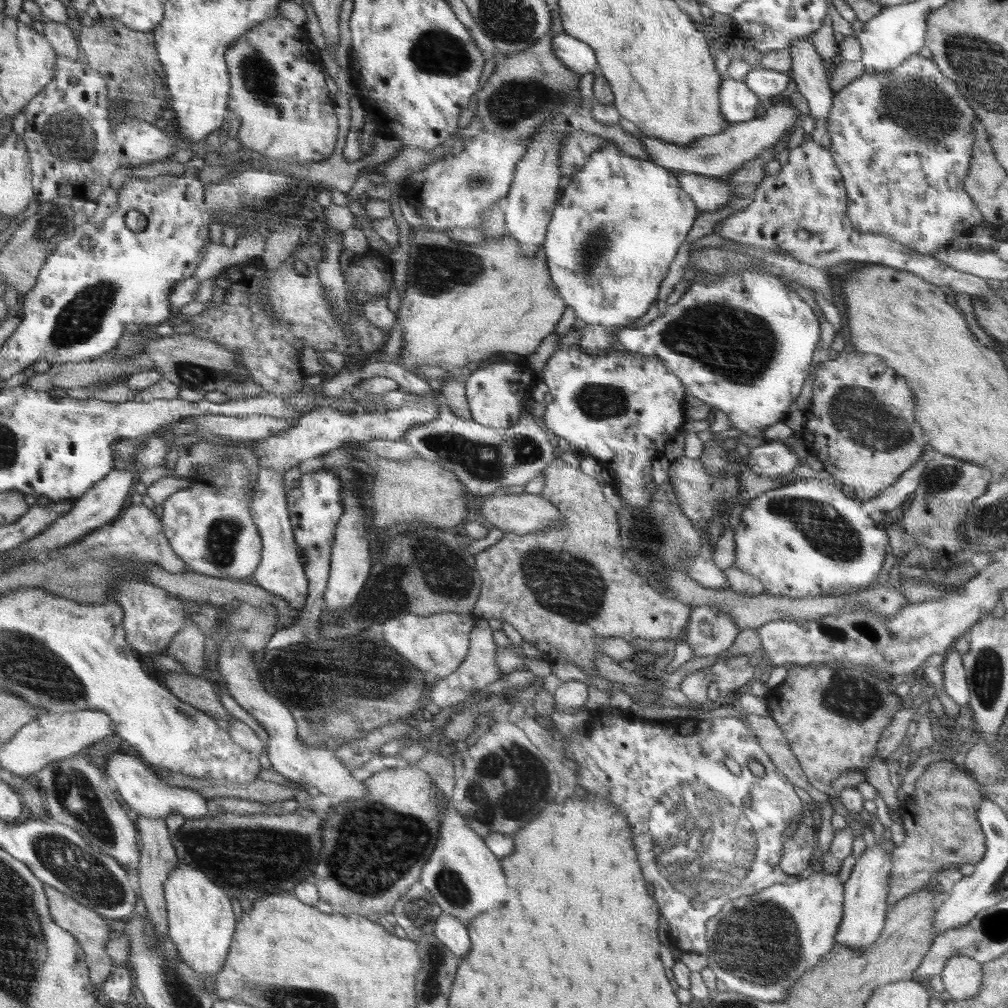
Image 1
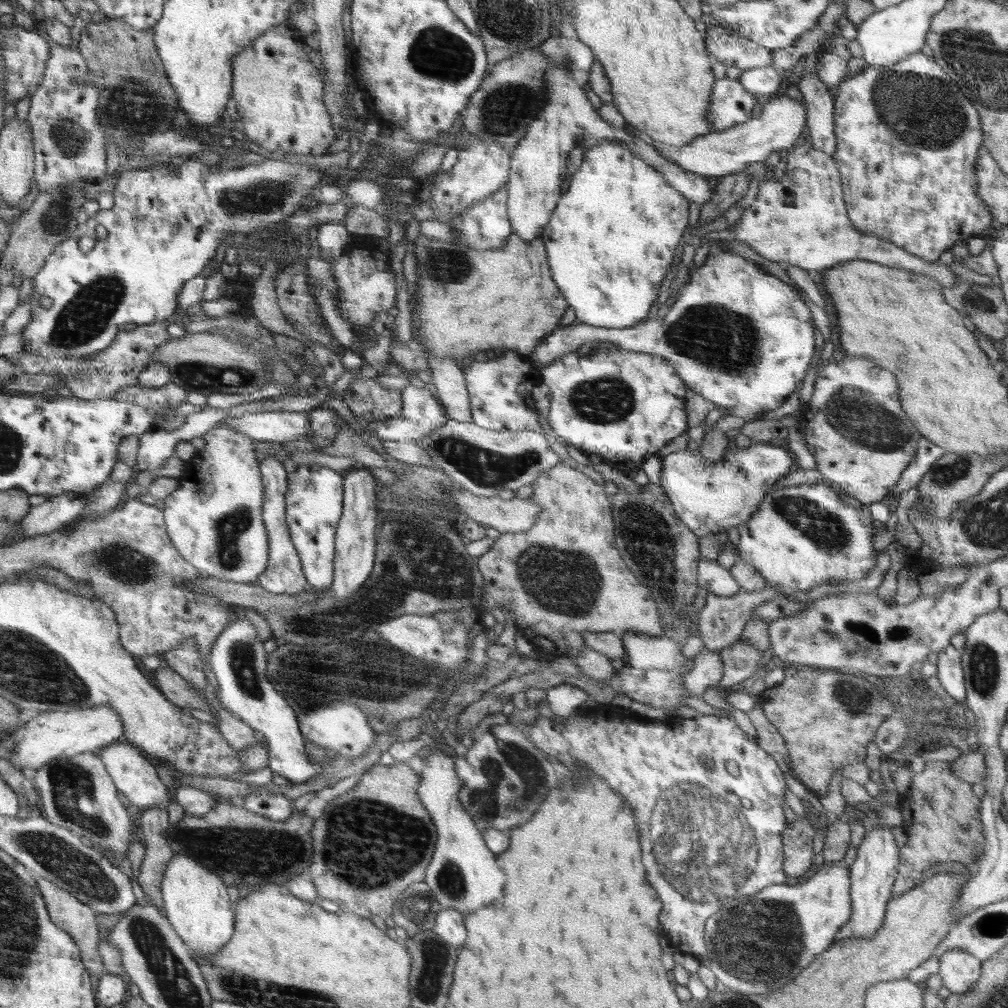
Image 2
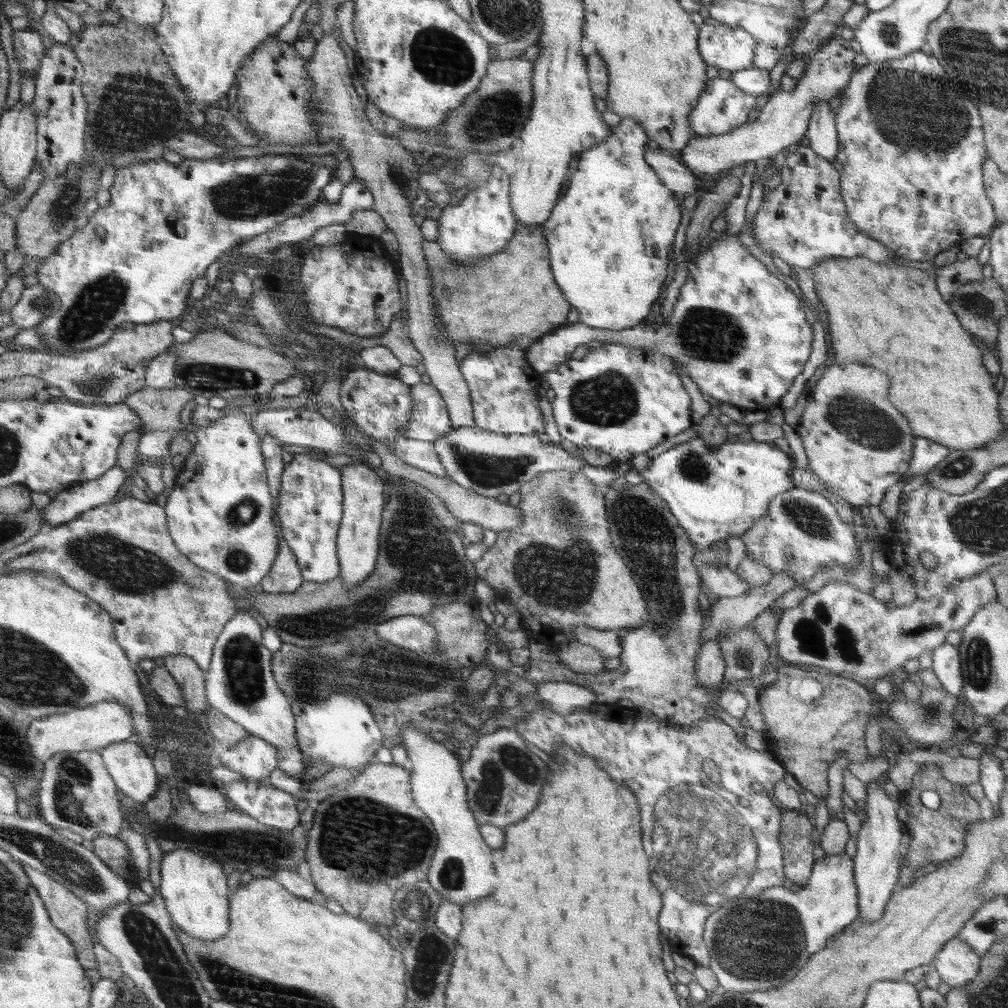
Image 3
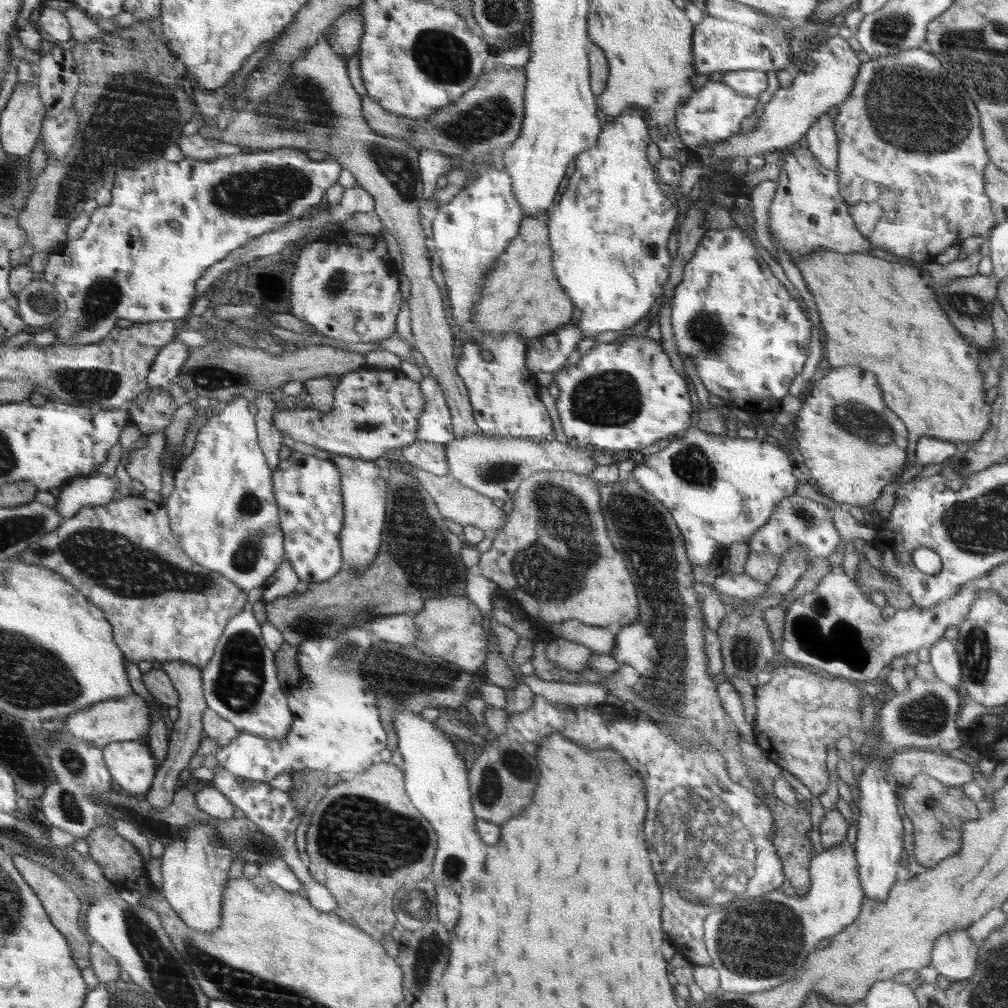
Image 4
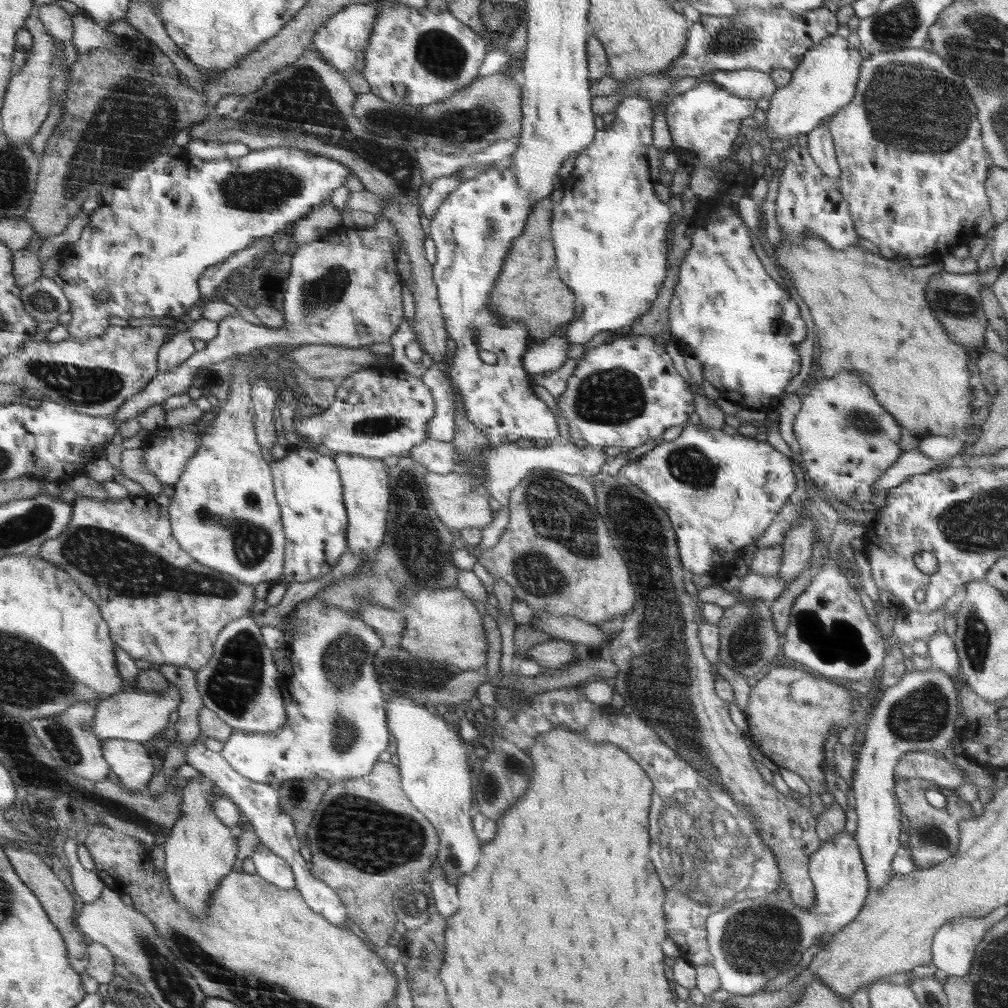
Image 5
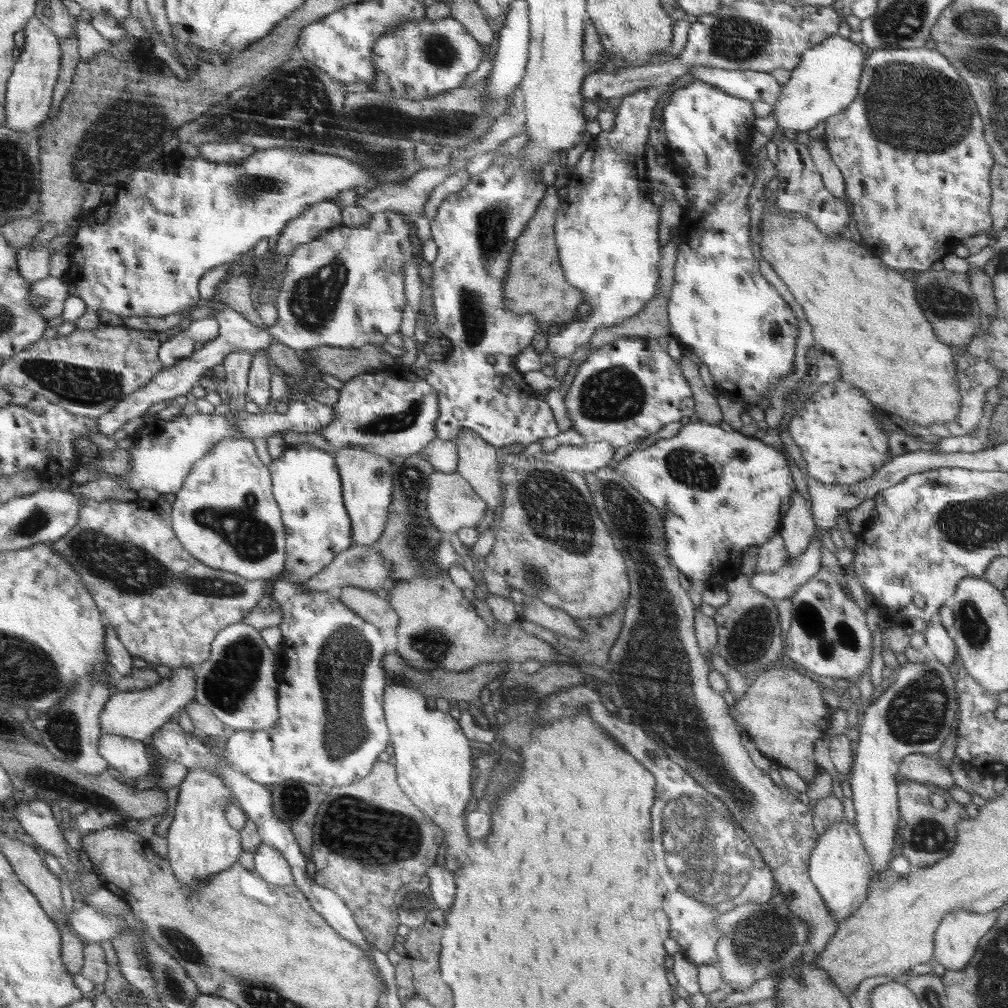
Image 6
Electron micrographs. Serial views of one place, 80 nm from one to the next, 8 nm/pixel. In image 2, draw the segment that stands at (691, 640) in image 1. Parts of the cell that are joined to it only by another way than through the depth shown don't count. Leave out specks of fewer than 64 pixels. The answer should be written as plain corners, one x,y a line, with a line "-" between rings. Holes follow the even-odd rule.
764,587
759,591
742,591
740,590
731,597
721,597
712,593
705,596
706,604
700,612
695,614
694,632
699,635
706,650
710,650
712,654
719,653
722,649
734,645
740,636
744,625
753,616
753,610
758,608
765,600
772,600
780,592
776,587

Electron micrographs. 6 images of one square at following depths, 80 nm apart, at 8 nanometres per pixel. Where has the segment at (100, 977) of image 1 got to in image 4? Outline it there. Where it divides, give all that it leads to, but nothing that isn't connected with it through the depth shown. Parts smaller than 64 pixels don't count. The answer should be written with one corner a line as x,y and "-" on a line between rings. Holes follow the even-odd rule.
11,855
19,873
26,879
28,886
32,887
35,894
43,901
48,914
51,916
51,923
68,938
74,961
80,970
91,966
91,948
88,936
80,930
80,908
81,900
77,894
68,886
64,880
55,875
49,868
43,867
40,863
34,862
25,856

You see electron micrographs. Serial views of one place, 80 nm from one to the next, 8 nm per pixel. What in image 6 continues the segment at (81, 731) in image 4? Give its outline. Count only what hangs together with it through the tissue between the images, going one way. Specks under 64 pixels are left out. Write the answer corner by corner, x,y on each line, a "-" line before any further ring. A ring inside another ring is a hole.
194,668
174,669
170,678
162,679
160,684
149,689
126,692
113,691
110,701
102,713
102,733
135,738
142,741
156,733
171,720
171,716
195,701
196,682

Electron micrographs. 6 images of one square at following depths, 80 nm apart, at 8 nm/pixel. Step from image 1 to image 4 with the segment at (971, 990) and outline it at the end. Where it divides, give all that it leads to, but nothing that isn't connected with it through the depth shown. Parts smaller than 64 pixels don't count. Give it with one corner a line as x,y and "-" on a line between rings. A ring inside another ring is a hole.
966,929
952,930
935,940
930,965
953,982
966,980
976,972
978,946

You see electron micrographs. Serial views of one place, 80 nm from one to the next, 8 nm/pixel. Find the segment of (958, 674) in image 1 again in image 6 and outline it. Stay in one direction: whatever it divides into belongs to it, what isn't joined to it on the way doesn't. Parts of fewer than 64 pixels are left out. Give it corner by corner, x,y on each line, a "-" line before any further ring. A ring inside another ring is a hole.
934,618
929,621
929,625
925,628
924,637
927,646
932,651
932,658
936,658
942,666
950,668
957,655
952,633
946,630
938,618

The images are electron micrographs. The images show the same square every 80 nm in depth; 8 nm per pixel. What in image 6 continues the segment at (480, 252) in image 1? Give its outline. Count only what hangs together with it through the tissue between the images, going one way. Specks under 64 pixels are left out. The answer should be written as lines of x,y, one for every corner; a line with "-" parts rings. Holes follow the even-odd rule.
584,141
568,148
564,158
564,168
559,171
554,184
546,186
544,199
537,206
523,235
516,239
515,252
511,256
510,272
507,274
506,282
506,298
508,298
506,307
516,314
534,315
539,320
539,330
536,336
540,338
536,338
536,342
531,342
531,346
538,352
546,348
546,338
542,336
546,336
546,330
550,326
548,322
564,324
564,320
572,320
578,306
582,304
582,292
576,290
572,283
567,281
566,272
558,258
559,247
555,241
555,223
559,209
562,208
558,191
568,185
570,170
578,163
586,149
587,142

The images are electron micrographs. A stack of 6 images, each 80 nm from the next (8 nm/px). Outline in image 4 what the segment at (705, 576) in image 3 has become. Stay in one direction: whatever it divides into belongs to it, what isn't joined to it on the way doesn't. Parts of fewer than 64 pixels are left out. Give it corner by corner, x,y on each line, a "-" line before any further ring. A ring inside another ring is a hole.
727,571
716,578
713,586
718,594
722,593
736,598
748,599
765,594
768,582
757,581
746,573
732,574

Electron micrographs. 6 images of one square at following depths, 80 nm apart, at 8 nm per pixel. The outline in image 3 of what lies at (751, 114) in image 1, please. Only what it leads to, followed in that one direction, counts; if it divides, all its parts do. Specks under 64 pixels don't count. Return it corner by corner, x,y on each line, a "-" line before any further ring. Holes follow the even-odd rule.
716,77
708,80
707,85
696,101
694,110
687,120
693,132
691,140
694,140
696,137
726,134
738,128
741,124
748,122
748,112
755,105
756,97
736,88
736,85
730,79

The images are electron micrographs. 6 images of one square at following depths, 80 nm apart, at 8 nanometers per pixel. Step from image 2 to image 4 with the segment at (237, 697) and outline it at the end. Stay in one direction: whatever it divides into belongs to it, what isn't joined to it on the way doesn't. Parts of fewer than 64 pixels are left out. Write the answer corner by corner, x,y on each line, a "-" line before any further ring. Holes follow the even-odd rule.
248,603
242,613
227,622
215,647
215,655
210,664
201,669
207,709
234,724
238,730
267,739
283,739
290,732
295,716
290,706
286,706
286,694
276,680
277,669
274,668
274,654
262,640
260,624

